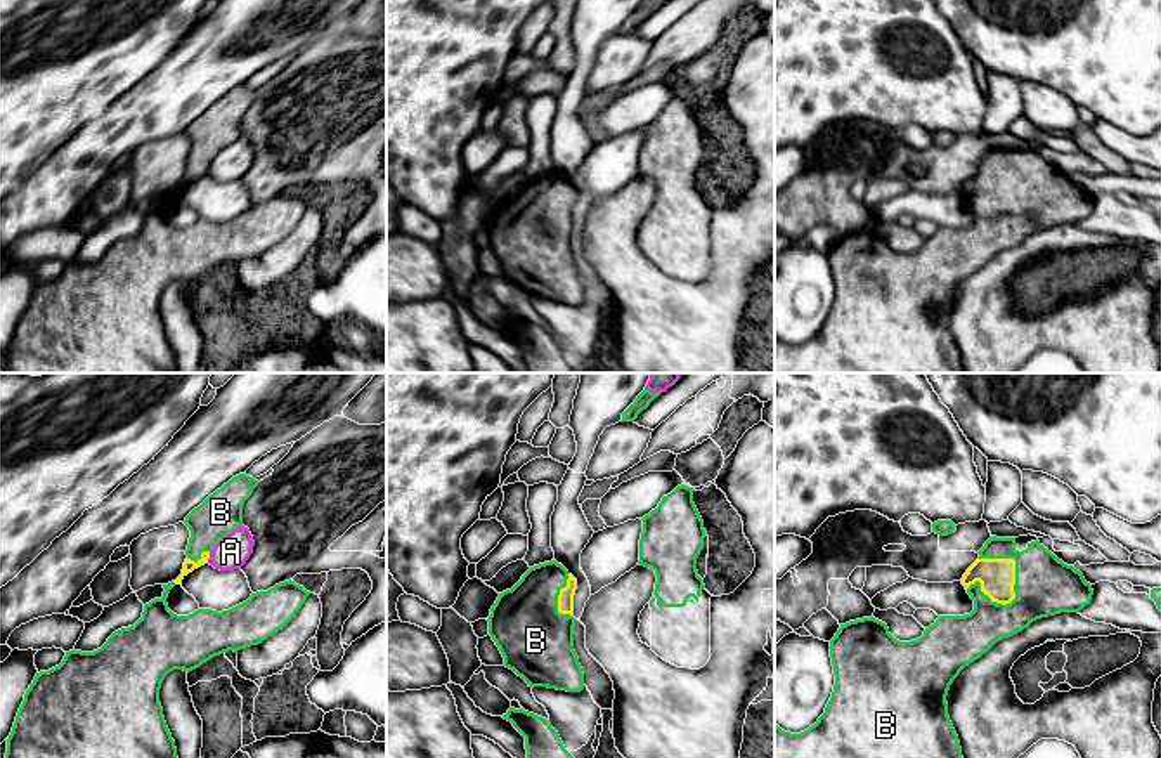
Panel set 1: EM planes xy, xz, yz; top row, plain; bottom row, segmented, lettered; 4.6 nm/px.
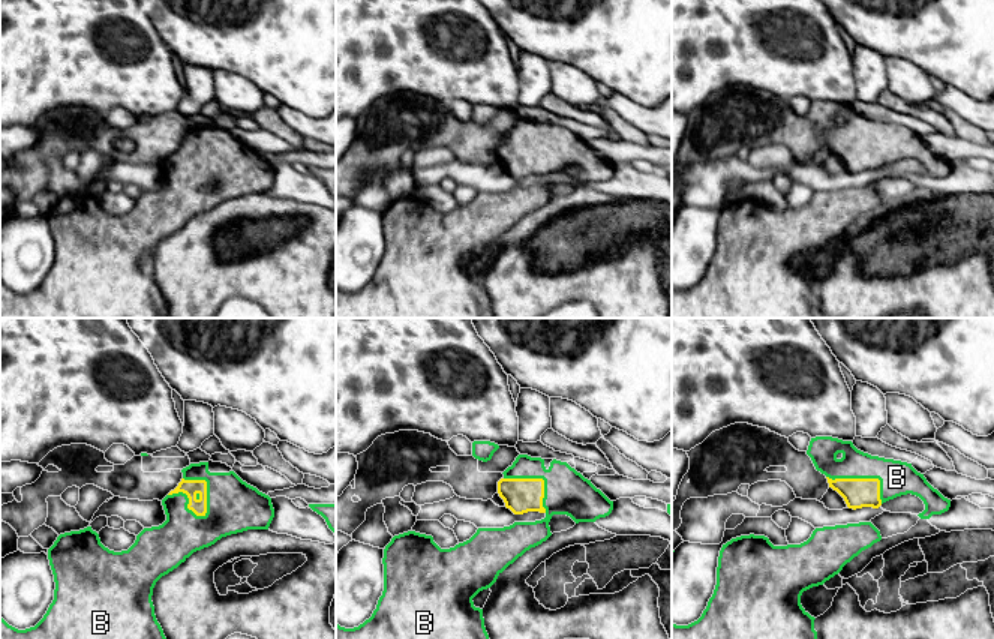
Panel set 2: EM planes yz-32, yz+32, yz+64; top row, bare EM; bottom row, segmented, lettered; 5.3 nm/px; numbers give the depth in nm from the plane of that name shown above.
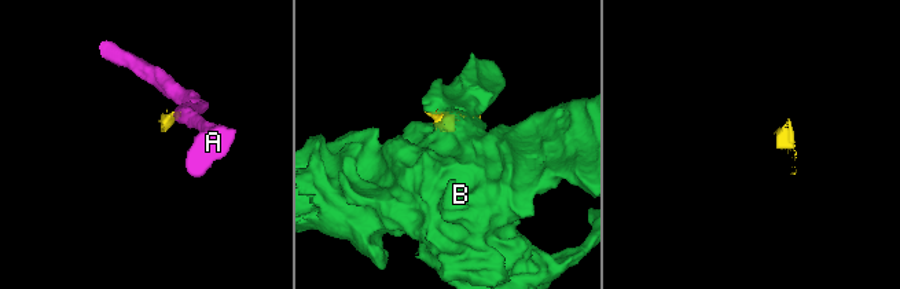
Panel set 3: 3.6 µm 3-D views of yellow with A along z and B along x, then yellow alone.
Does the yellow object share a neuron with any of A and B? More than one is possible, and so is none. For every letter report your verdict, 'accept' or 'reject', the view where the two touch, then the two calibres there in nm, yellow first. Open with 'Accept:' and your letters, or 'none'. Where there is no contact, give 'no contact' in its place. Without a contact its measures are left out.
Accept: B
A: reject; meets yellow in xy; 60 nm thick on the yellow side, 160 nm on the other
B: accept; meets yellow in yz; 170 nm thick on the yellow side, 280 nm on the other

